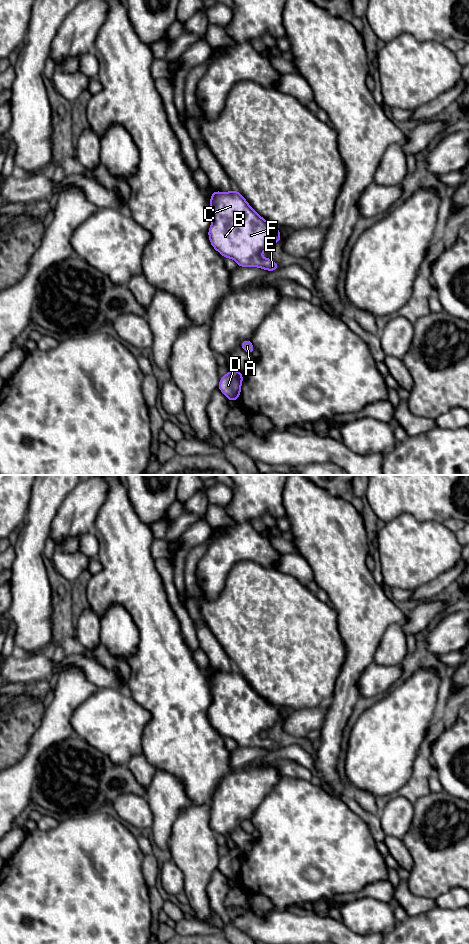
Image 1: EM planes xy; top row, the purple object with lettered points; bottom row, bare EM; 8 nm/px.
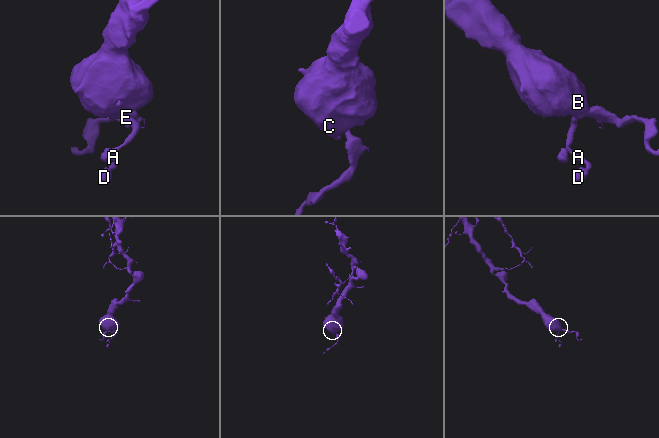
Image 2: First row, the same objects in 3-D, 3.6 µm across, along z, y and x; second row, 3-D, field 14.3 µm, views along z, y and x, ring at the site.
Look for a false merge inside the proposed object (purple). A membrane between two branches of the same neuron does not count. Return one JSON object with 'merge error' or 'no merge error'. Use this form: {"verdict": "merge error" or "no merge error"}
{"verdict": "no merge error"}

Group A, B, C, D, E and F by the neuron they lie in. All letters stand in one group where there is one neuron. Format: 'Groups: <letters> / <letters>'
Groups: A B C D E F

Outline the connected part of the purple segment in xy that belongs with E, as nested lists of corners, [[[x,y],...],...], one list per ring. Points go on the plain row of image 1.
[[[238,670],[212,673],[212,703],[208,709],[212,727],[224,738],[235,740],[238,747],[276,751],[280,746],[260,735],[283,719],[280,708],[262,698]]]

